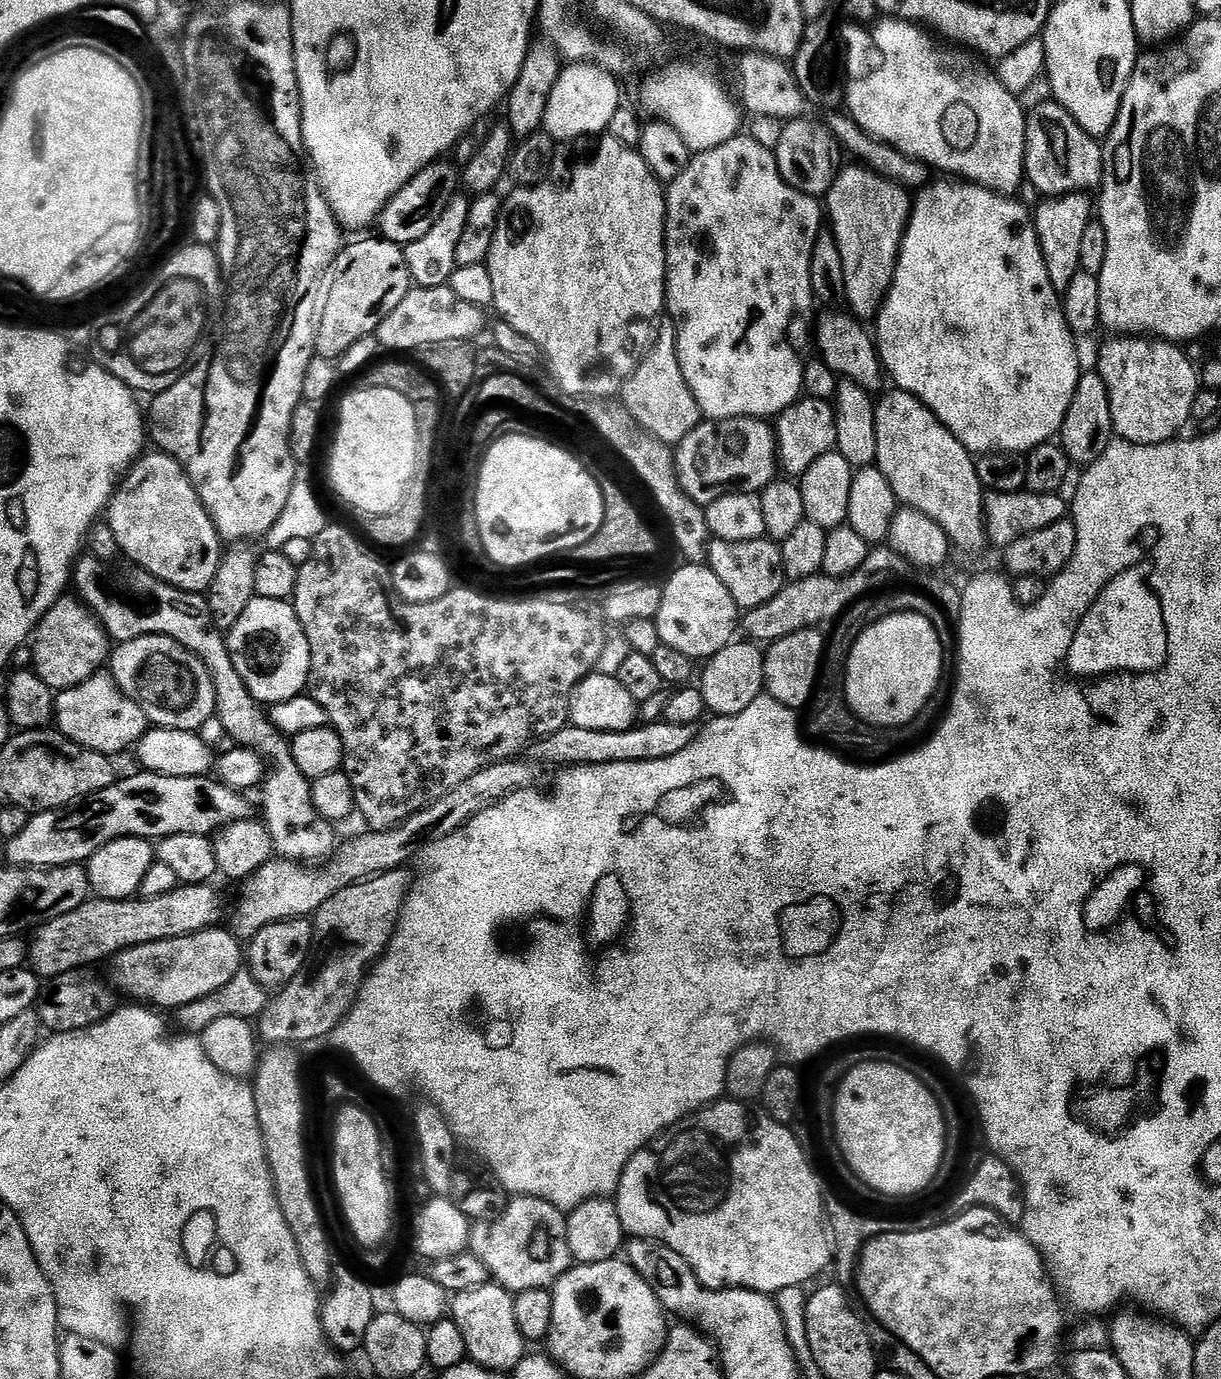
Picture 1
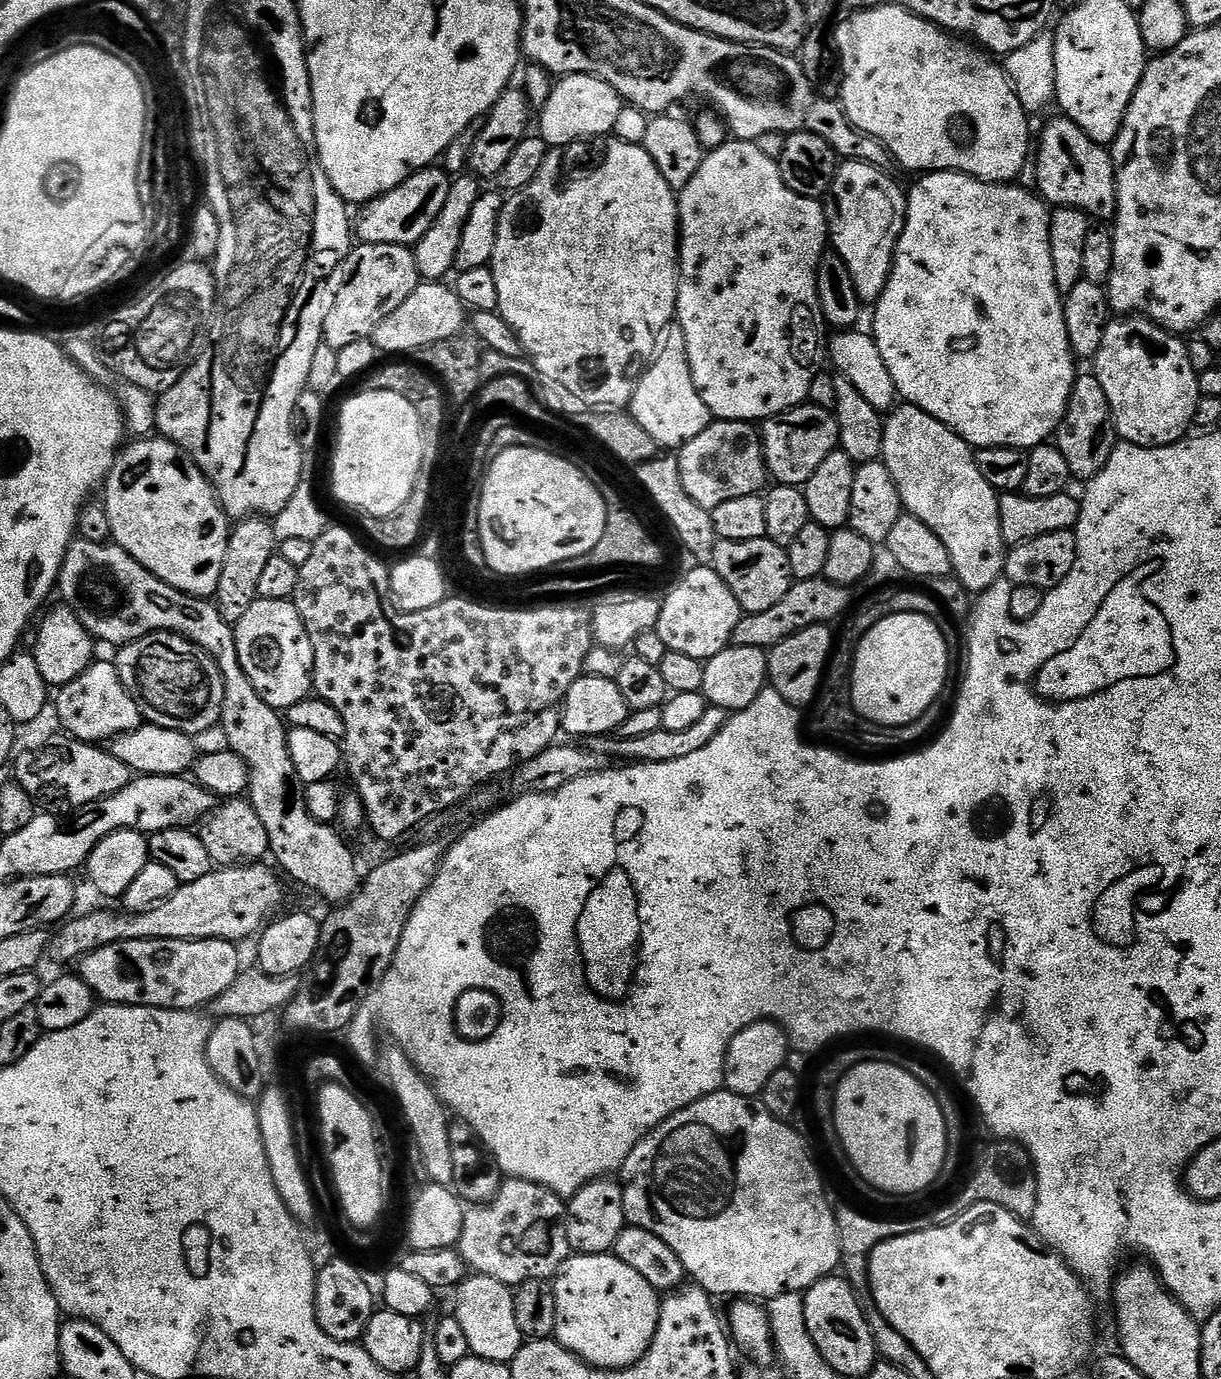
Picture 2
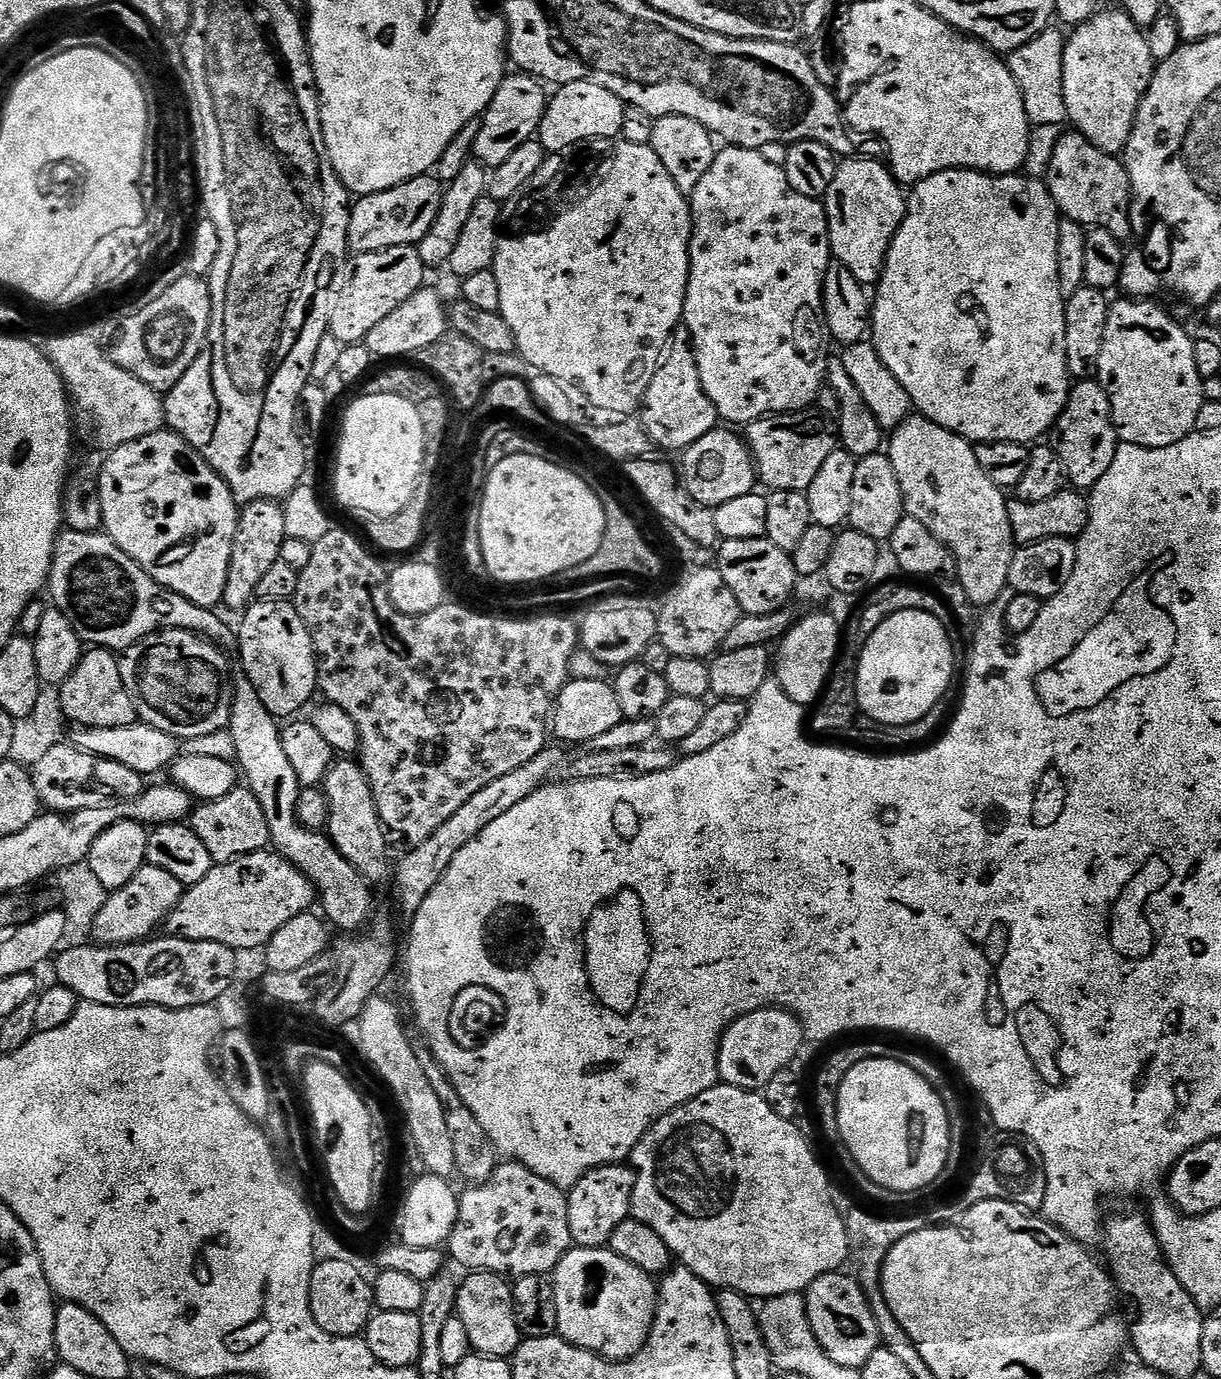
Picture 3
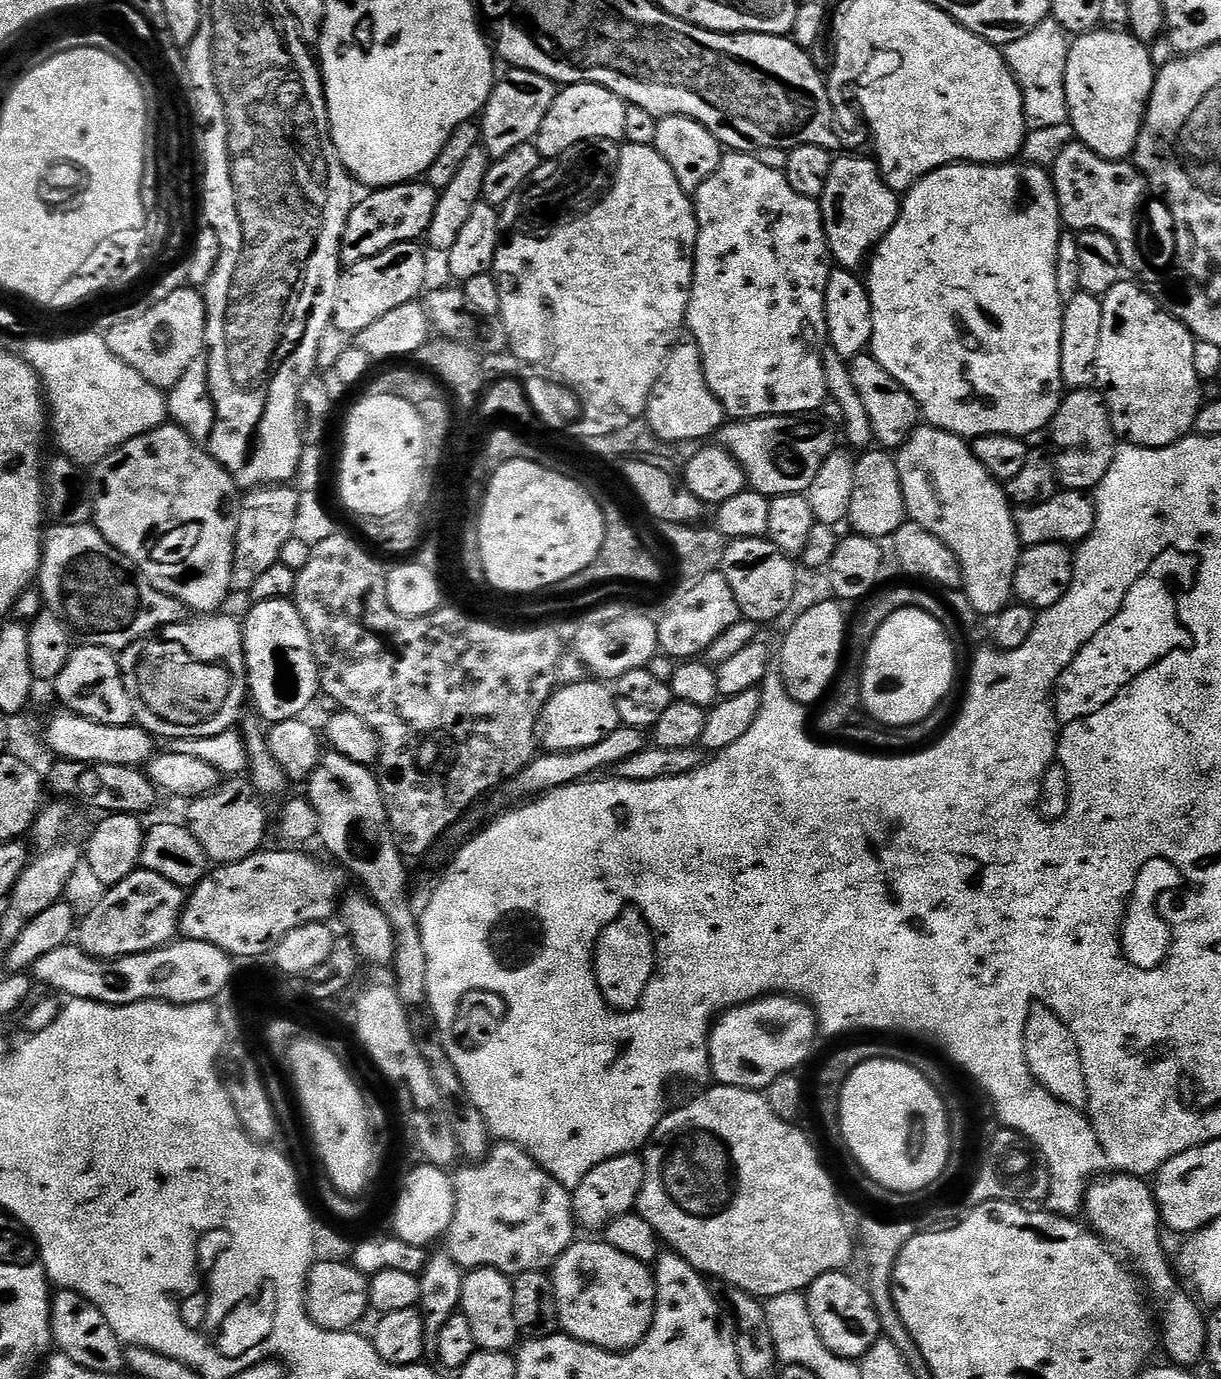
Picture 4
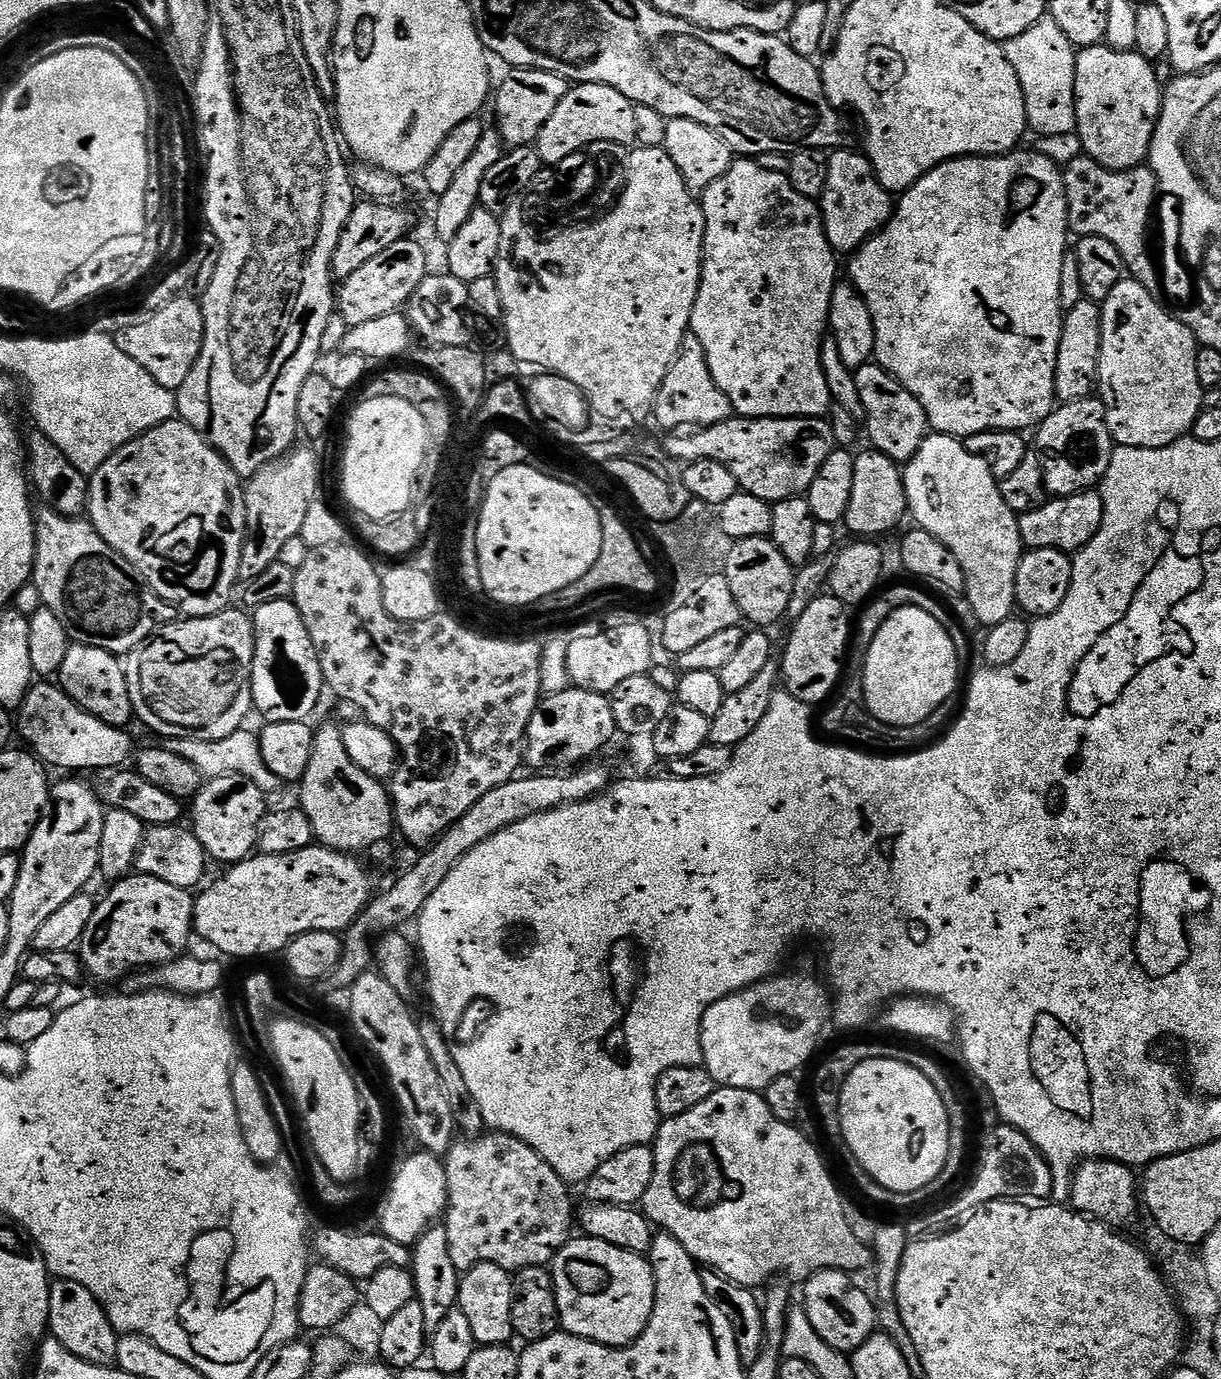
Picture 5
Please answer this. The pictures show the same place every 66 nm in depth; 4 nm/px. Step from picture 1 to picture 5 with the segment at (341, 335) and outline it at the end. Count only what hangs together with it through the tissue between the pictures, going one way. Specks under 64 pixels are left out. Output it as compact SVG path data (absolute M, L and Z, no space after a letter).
M405 238L394 242L394 246L386 246L382 254L370 258L370 262L362 262L362 266L339 285L338 314L349 326L362 326L362 322L382 318L382 314L401 311L429 275L428 252L412 239Z

